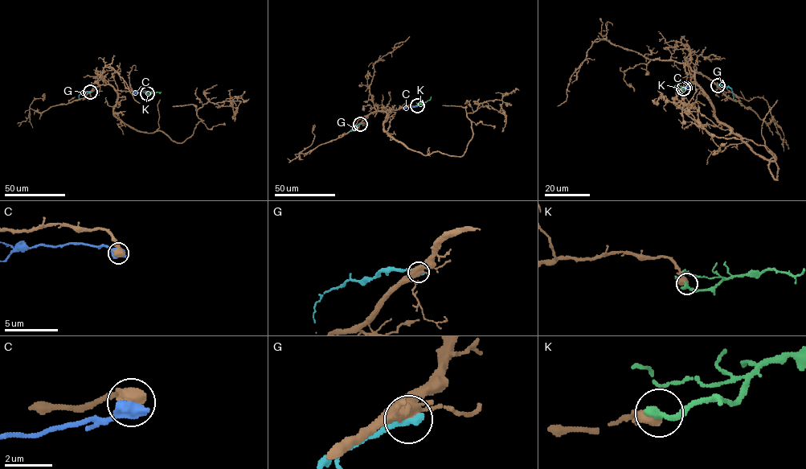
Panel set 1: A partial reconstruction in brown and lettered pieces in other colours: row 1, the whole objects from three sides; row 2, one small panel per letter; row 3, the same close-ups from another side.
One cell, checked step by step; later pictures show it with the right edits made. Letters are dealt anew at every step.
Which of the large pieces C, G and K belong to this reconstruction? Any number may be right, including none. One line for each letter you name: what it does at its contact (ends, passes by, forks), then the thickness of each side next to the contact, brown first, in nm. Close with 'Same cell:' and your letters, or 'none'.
K: it ends; calibres 550 and 340 nm
Same cell: K

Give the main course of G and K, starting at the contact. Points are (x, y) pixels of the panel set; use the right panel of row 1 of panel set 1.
G: (718, 85), (730, 87), (733, 98)
K: (683, 88), (668, 86)

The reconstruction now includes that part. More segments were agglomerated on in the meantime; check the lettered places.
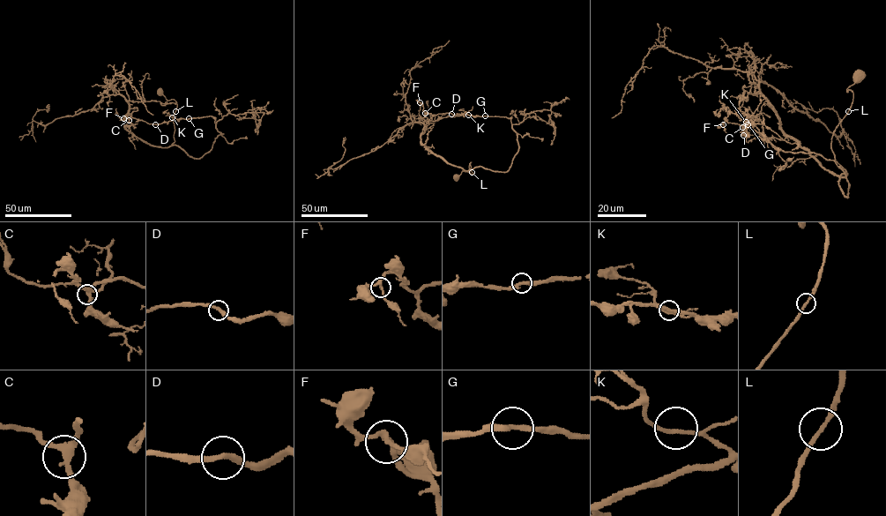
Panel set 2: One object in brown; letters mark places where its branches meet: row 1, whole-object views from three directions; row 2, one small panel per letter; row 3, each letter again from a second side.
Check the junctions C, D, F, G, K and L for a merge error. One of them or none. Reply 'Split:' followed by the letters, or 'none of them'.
Split: none of them

